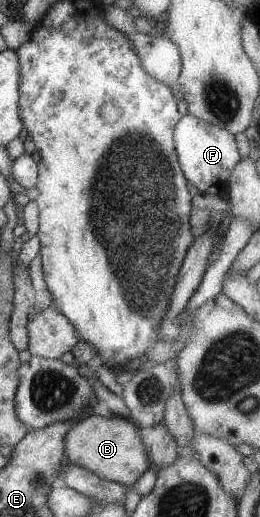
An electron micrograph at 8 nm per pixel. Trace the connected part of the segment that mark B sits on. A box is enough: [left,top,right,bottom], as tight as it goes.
[64,415,151,486]

